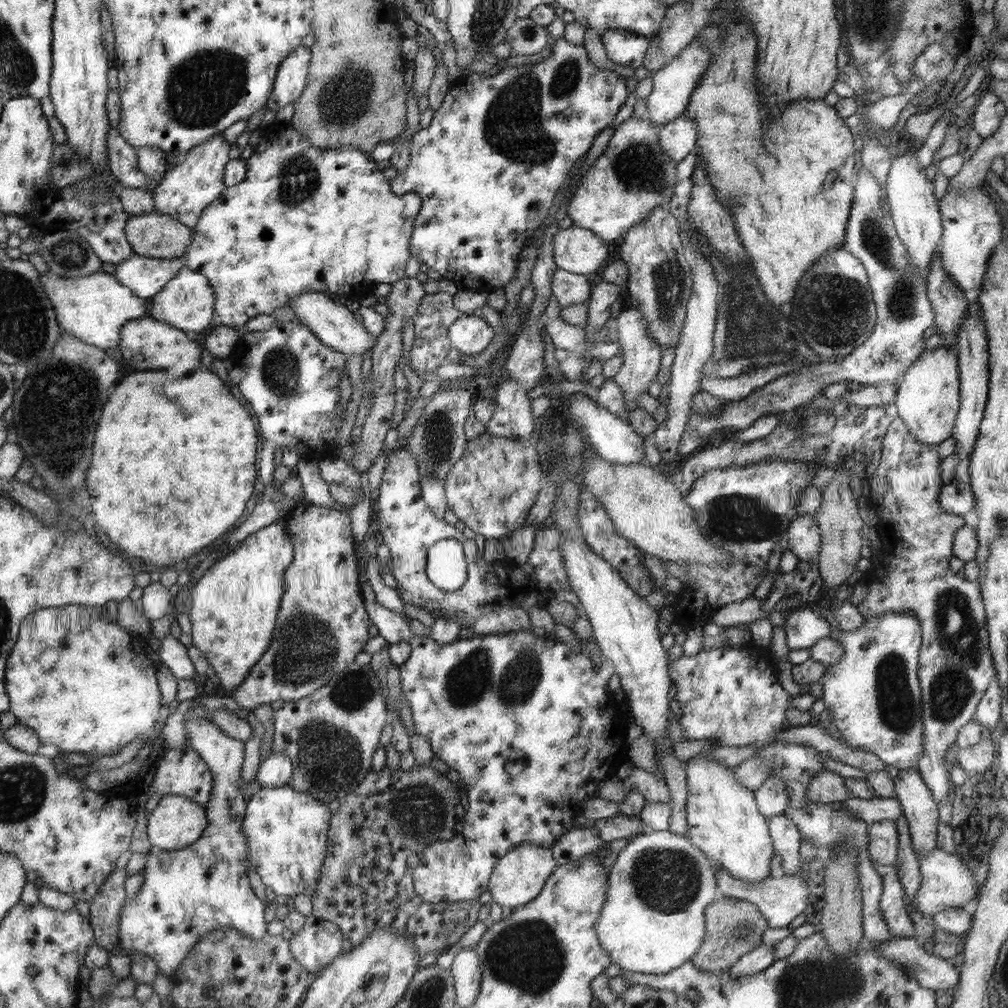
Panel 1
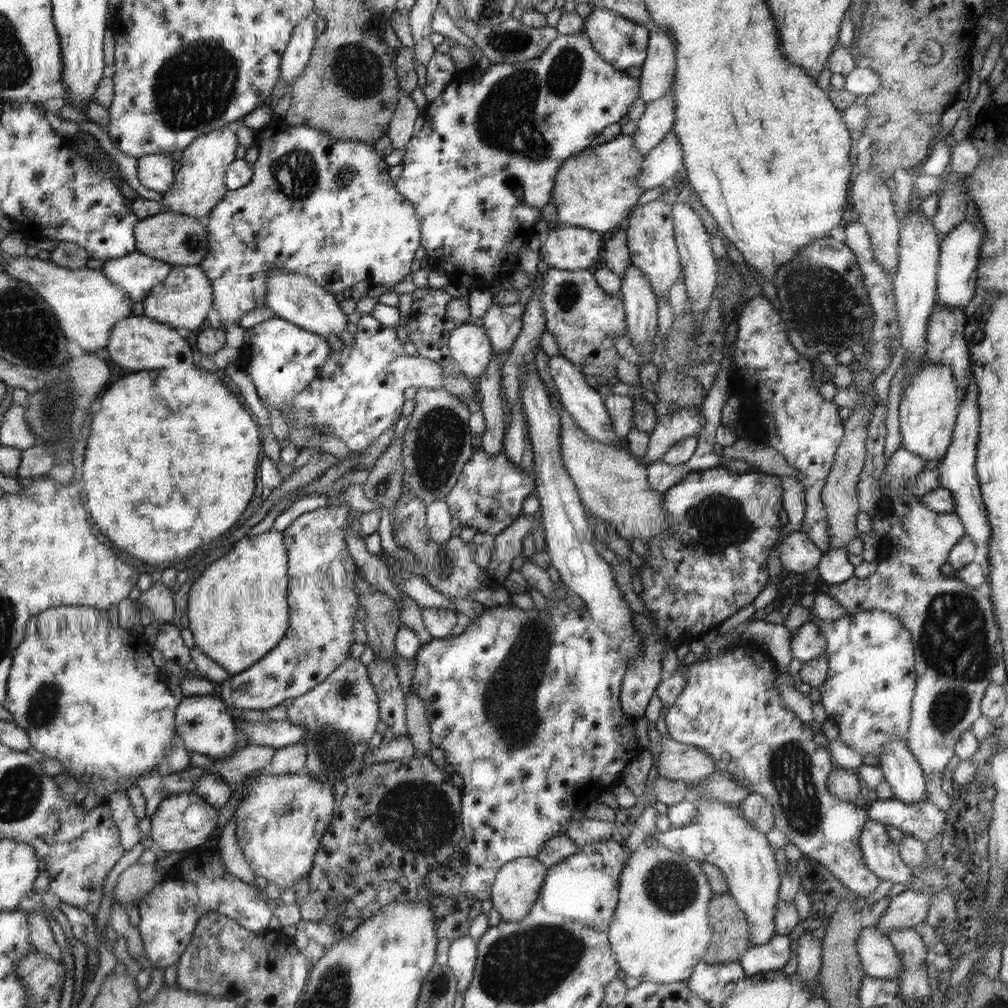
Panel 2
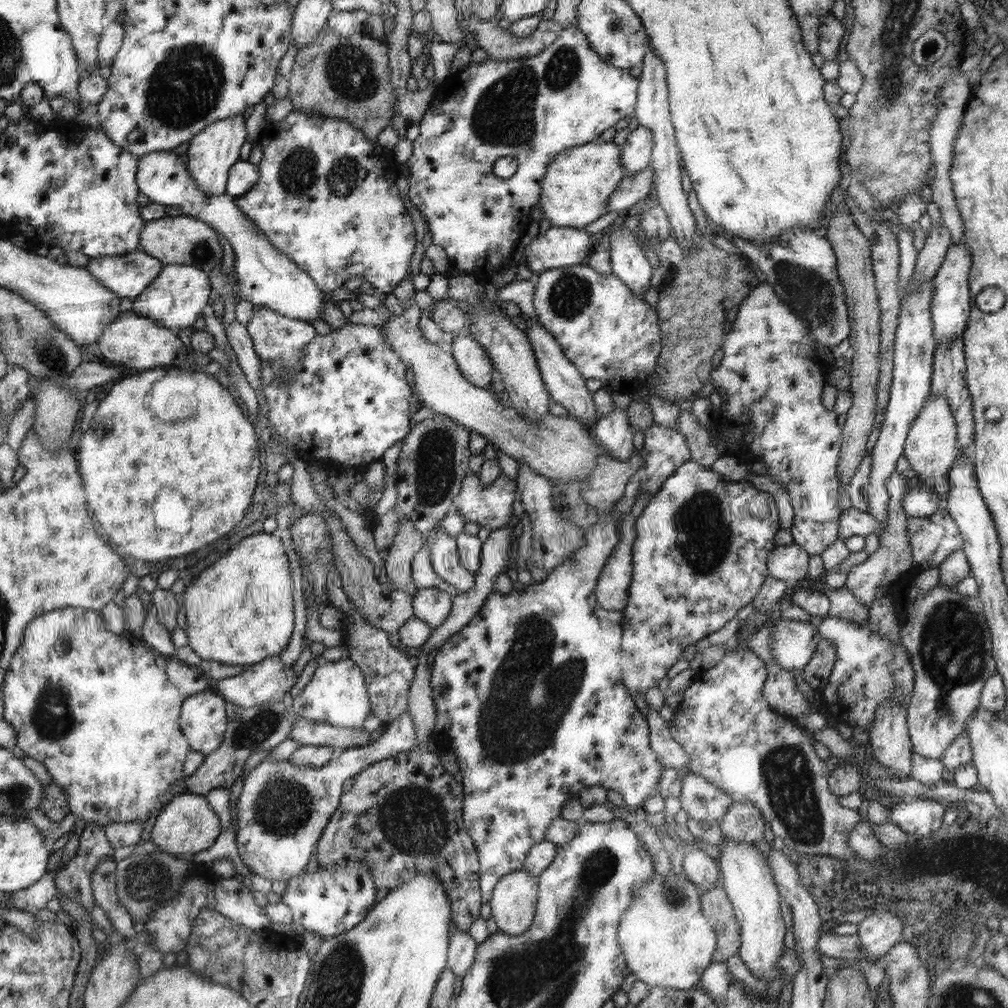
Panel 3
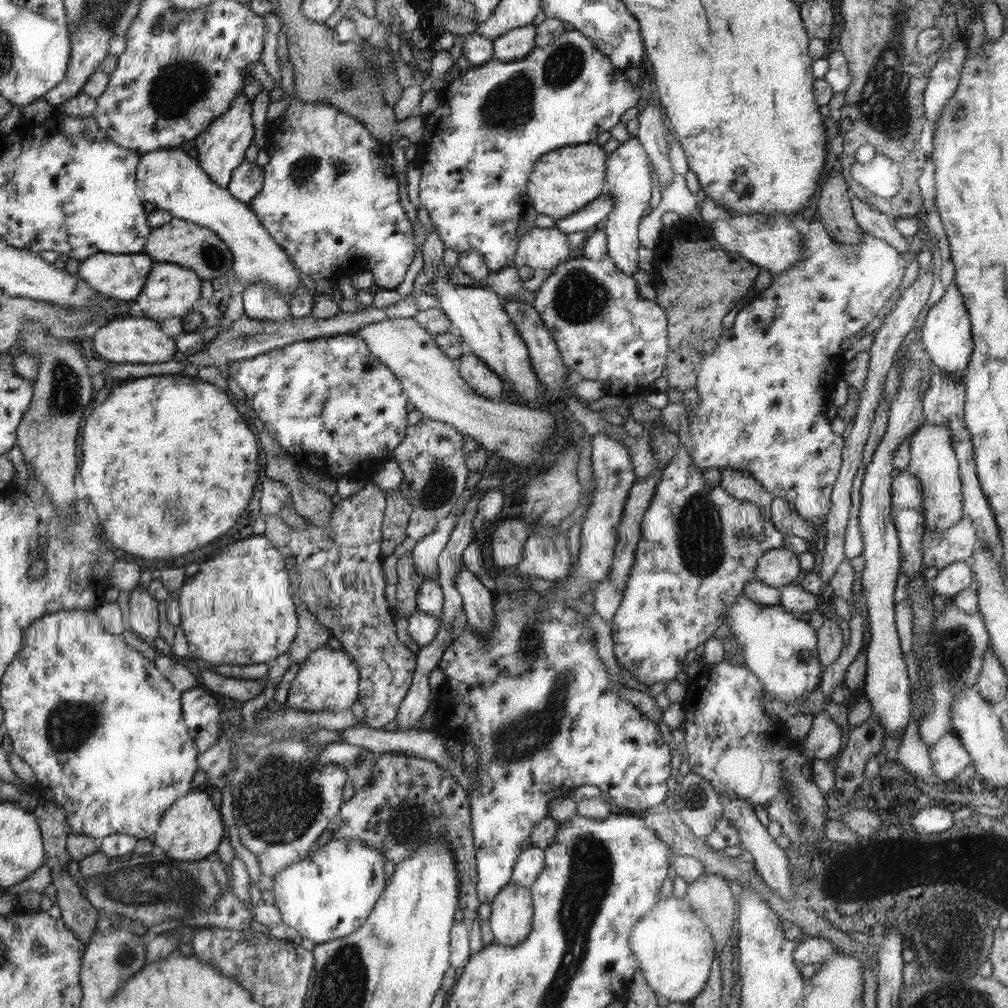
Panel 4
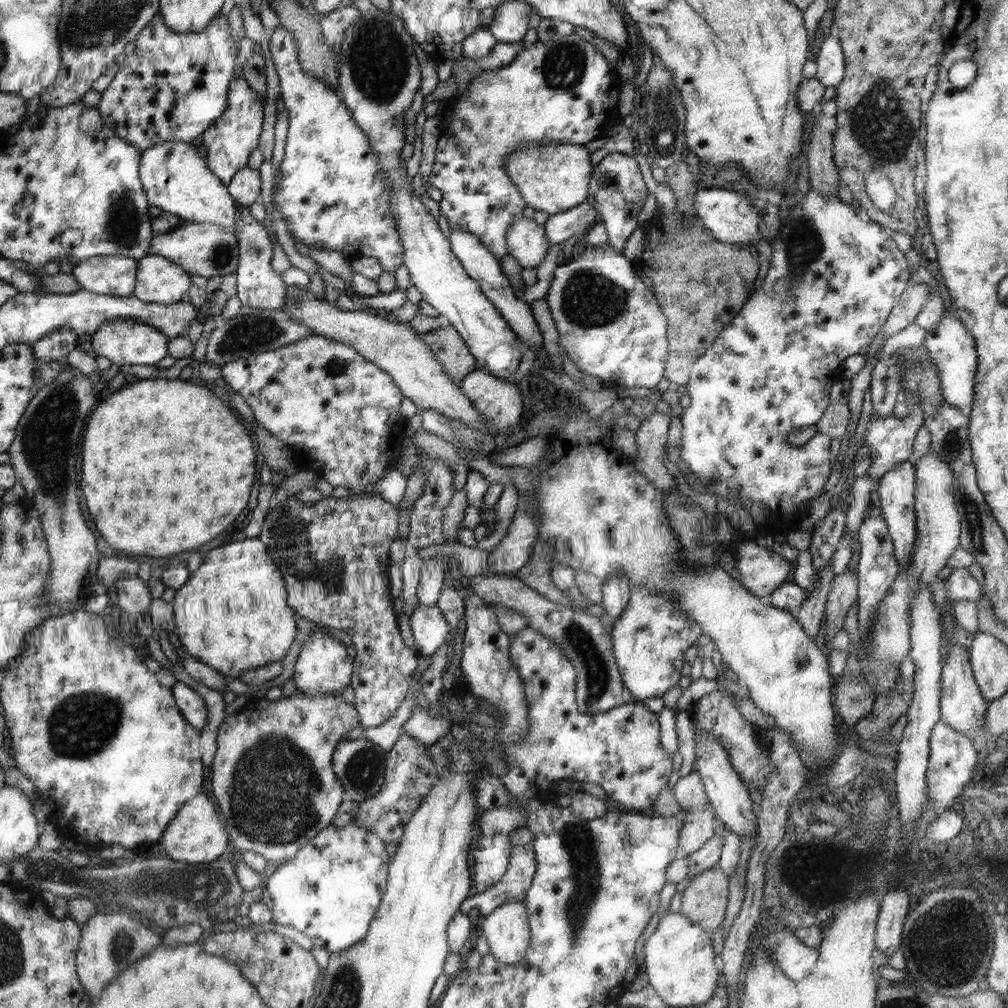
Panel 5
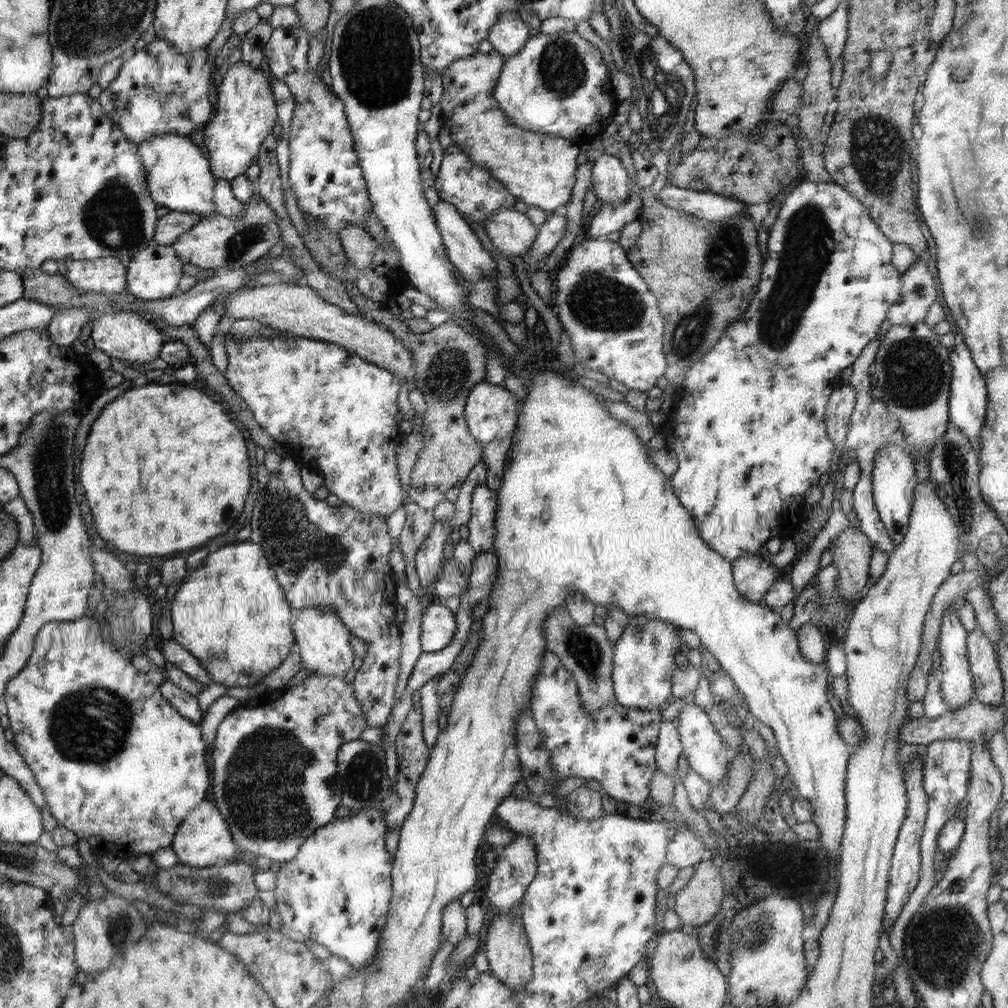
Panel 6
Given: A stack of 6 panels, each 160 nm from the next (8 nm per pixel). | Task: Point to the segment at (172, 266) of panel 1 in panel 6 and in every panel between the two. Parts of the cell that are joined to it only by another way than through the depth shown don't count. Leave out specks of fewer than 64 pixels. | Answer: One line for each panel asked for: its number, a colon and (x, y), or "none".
2: (136, 273)
3: (127, 275)
4: (120, 276)
5: (112, 276)
6: (107, 275)

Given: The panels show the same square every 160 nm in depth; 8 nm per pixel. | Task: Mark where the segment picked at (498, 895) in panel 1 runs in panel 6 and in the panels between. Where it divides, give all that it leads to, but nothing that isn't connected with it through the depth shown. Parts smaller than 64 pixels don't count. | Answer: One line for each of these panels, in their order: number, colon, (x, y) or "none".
2: (517, 887)
3: (513, 906)
4: (511, 920)
5: (508, 934)
6: (510, 957)

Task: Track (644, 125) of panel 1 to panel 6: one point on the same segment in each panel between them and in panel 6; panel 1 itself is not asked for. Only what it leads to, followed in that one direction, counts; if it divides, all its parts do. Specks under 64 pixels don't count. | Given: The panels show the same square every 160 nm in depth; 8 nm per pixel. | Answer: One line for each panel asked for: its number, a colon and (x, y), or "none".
2: (596, 189)
3: (579, 182)
4: (566, 180)
5: (553, 177)
6: (540, 169)

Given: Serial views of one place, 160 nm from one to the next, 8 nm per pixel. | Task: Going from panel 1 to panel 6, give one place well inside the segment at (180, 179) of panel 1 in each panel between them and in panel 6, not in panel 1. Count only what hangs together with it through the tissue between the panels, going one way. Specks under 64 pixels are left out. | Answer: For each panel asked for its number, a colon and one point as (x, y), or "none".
2: (200, 184)
3: (211, 154)
4: (220, 149)
5: (227, 144)
6: (245, 112)

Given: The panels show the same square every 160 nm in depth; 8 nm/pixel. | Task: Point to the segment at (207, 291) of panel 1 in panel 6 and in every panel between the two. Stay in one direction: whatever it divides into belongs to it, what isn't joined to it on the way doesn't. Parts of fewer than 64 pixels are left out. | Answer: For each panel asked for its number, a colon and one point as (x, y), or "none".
2: (182, 303)
3: (175, 302)
4: (173, 290)
5: (163, 282)
6: (155, 272)

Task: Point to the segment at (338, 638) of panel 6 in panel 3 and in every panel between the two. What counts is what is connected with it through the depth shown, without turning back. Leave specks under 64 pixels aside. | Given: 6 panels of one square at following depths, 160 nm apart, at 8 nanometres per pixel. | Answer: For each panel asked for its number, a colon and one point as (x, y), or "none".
3: (337, 695)
4: (328, 681)
5: (323, 667)

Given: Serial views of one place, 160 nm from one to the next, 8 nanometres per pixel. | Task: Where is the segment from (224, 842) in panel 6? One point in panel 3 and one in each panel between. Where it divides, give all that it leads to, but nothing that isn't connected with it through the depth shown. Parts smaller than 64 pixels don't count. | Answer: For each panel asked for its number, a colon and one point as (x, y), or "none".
3: (188, 824)
4: (190, 830)
5: (197, 835)

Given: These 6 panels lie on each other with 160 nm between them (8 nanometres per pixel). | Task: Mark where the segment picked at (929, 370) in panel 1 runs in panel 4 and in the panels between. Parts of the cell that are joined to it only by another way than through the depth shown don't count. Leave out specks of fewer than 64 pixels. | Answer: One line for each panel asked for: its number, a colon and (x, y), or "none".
2: (928, 411)
3: (931, 447)
4: (933, 460)

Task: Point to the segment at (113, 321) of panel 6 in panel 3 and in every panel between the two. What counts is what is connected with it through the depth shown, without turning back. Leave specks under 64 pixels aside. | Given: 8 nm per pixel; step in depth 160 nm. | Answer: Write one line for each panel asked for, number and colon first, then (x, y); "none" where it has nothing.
3: (193, 447)
4: (123, 340)
5: (125, 341)

